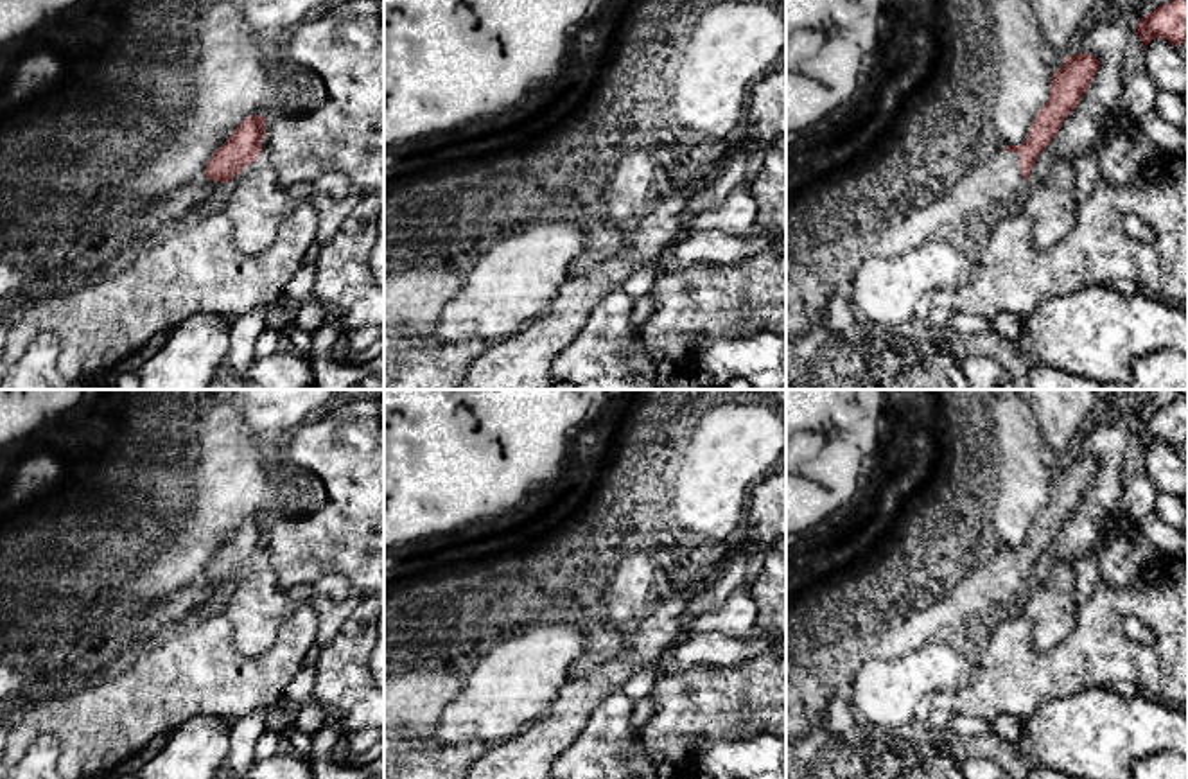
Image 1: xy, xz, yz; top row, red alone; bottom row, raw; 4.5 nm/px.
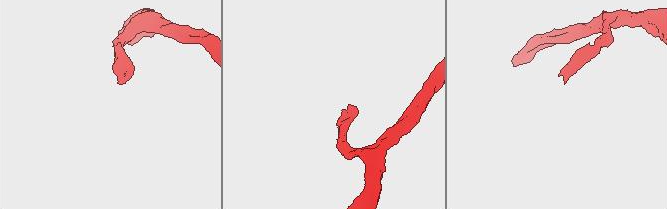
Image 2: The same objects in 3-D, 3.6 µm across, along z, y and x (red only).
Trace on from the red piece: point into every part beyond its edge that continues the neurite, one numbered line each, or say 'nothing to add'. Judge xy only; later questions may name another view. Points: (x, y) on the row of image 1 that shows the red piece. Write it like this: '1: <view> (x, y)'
nothing to add

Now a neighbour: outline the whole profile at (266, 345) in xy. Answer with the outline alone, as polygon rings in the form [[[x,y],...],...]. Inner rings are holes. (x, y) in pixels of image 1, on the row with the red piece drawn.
[[[269,325],[255,343],[255,357],[266,357],[276,352],[278,345],[278,325]]]

